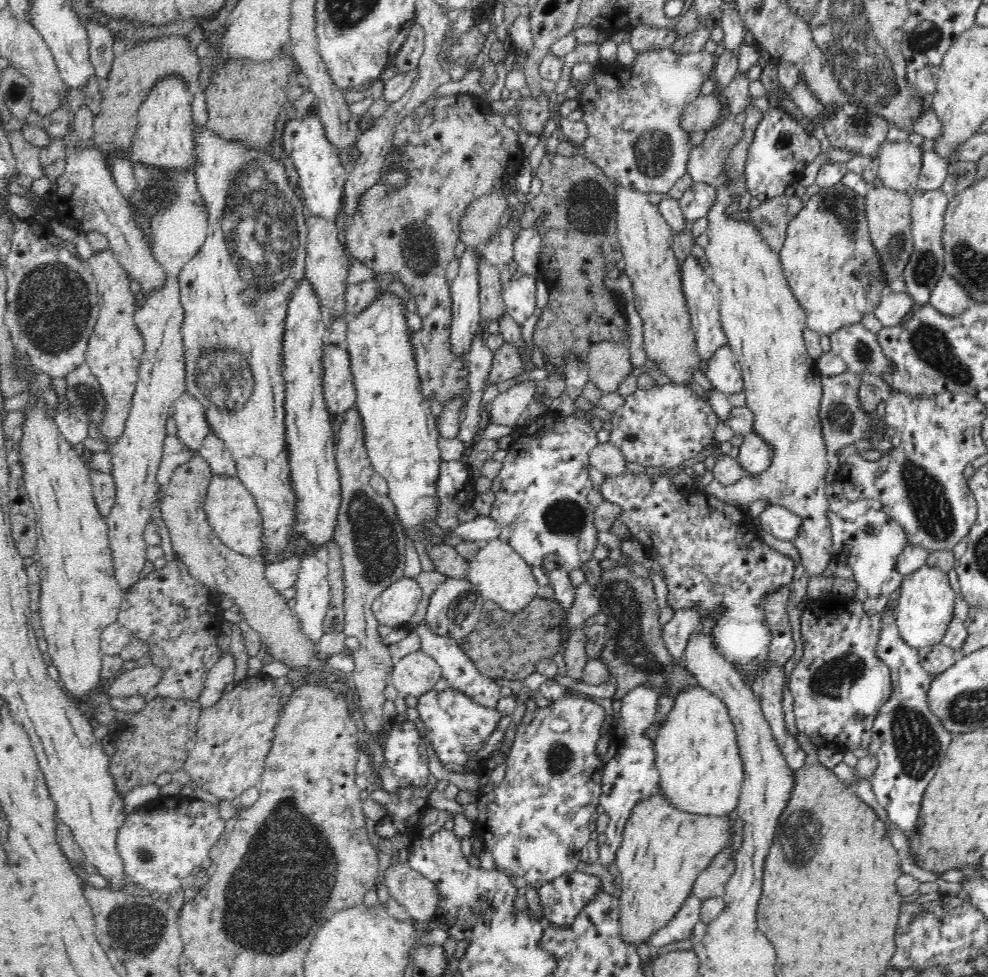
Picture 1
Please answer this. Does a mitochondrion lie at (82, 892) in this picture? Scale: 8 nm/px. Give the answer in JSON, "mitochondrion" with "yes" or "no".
{"mitochondrion":"no"}

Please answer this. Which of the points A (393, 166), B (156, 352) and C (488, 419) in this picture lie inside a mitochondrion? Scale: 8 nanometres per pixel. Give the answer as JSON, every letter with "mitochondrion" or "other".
{"A":"other","B":"other","C":"other"}

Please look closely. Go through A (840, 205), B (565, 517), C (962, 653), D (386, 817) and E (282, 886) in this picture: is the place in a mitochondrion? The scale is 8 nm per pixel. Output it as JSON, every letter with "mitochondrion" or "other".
{"A":"mitochondrion","B":"mitochondrion","C":"other","D":"other","E":"mitochondrion"}

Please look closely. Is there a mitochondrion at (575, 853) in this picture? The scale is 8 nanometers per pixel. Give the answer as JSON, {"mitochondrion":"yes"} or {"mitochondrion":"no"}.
{"mitochondrion":"no"}

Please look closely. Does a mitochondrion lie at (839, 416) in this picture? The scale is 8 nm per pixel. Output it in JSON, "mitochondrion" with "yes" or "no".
{"mitochondrion":"yes"}

